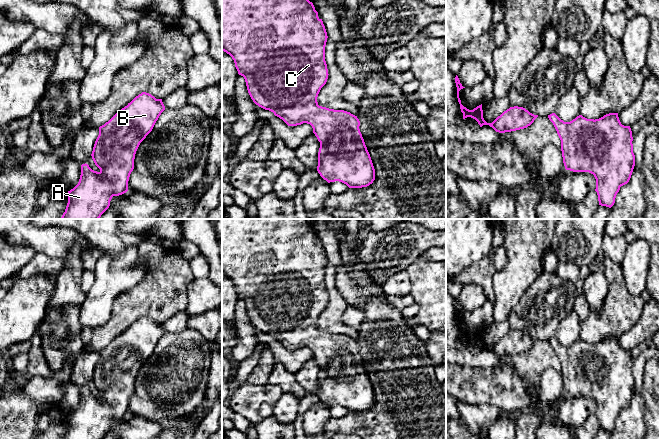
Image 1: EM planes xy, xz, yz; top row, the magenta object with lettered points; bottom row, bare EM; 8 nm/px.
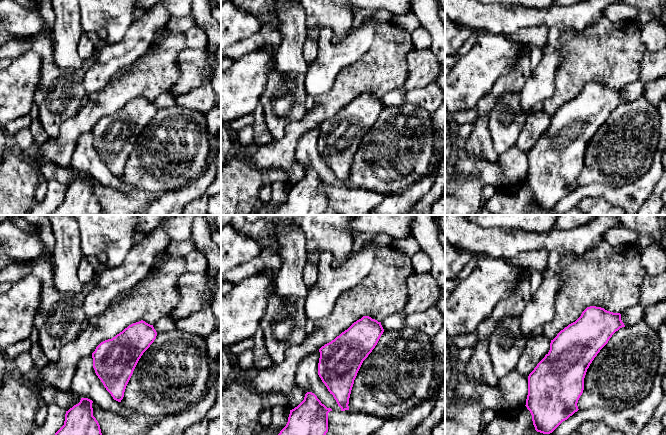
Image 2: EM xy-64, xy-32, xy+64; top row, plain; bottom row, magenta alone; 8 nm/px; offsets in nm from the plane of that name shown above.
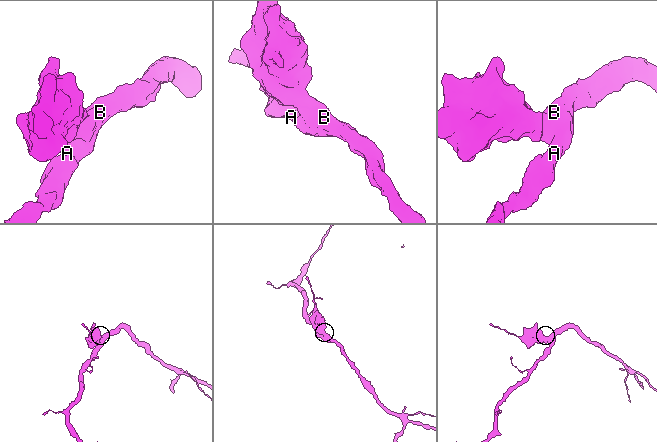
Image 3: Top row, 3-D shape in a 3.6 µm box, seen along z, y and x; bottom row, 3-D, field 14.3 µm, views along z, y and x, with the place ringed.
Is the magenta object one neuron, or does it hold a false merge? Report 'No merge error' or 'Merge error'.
No merge error

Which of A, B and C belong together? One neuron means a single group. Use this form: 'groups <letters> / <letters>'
groups A B C

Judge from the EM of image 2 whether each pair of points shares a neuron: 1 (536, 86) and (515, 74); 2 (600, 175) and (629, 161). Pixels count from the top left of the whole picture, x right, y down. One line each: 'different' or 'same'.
1: different
2: same

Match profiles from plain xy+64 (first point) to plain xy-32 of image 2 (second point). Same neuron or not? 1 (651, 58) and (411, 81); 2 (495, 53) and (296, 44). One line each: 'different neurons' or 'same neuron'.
1: same neuron
2: different neurons

